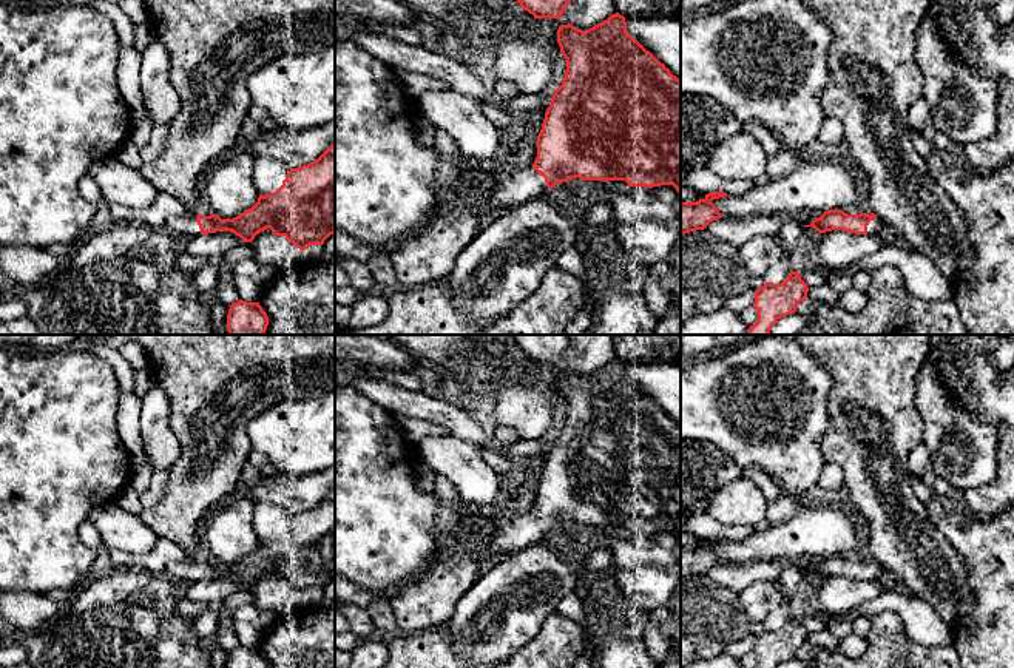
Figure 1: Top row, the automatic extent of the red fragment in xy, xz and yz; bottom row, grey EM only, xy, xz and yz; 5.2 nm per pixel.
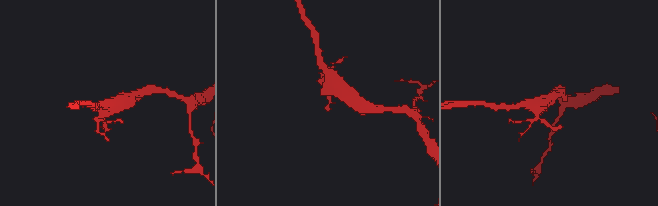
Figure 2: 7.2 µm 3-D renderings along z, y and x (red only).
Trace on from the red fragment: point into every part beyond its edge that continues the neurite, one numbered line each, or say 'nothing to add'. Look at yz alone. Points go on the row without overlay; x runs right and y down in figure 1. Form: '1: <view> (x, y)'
1: yz (875, 571)

